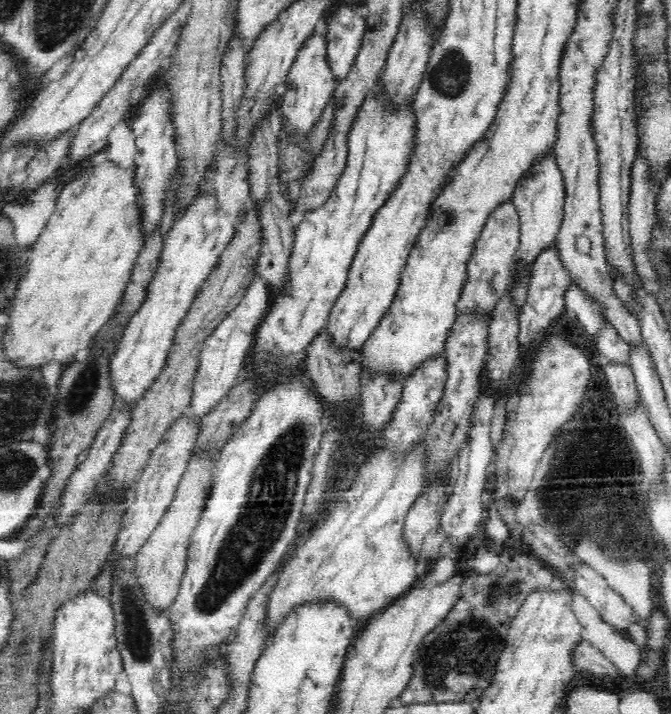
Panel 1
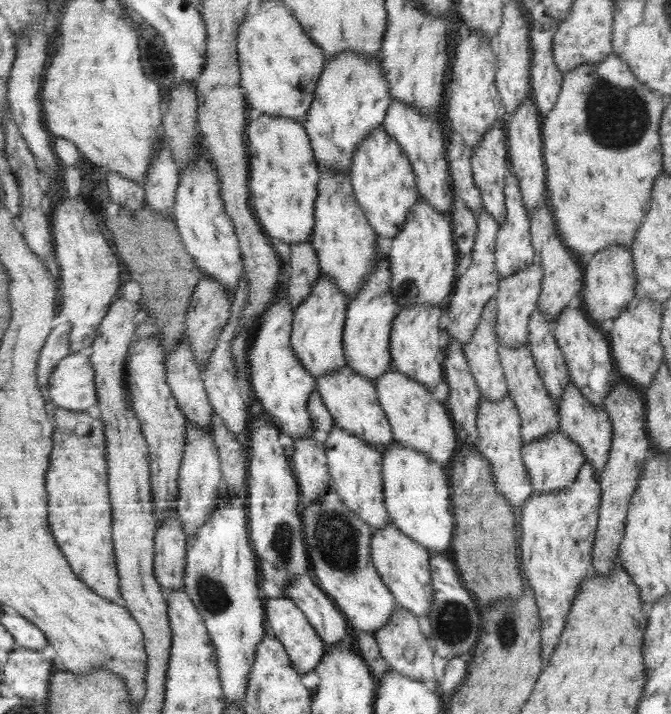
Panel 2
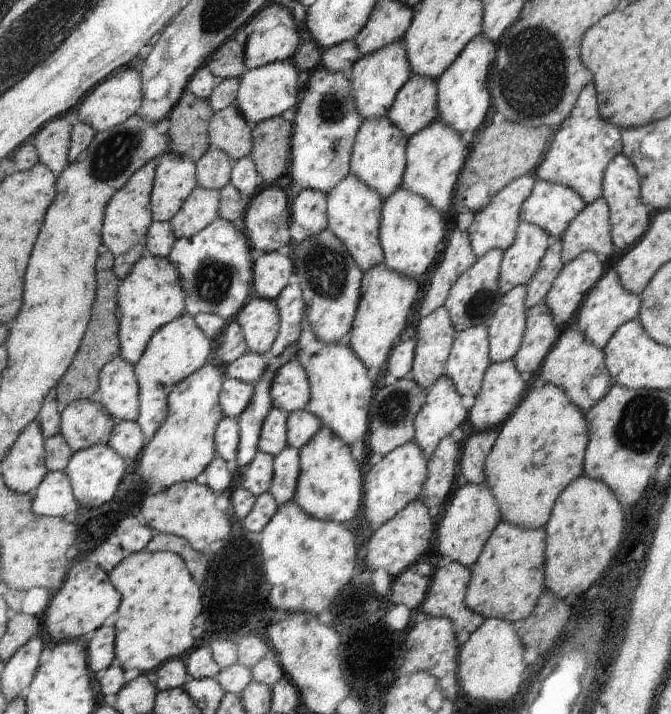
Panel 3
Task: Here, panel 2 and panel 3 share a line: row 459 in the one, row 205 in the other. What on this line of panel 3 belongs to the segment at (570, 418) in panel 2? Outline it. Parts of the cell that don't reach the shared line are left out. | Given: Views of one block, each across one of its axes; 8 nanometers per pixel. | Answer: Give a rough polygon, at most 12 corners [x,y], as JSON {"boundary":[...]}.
{"boundary":[[590,203],[561,237],[565,263],[615,254],[610,205]]}

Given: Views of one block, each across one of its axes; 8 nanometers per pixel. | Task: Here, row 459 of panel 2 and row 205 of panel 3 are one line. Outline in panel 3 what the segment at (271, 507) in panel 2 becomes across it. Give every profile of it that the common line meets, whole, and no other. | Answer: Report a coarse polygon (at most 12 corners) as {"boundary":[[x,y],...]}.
{"boundary":[[278,186],[251,198],[241,225],[253,249],[290,251],[289,198]]}

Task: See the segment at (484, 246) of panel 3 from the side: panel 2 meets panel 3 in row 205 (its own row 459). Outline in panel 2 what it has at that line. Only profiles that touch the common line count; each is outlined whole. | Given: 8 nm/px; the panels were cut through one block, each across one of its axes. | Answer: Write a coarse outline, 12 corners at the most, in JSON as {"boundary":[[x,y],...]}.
{"boundary":[[507,394],[482,399],[477,449],[520,512],[533,495],[522,417]]}

